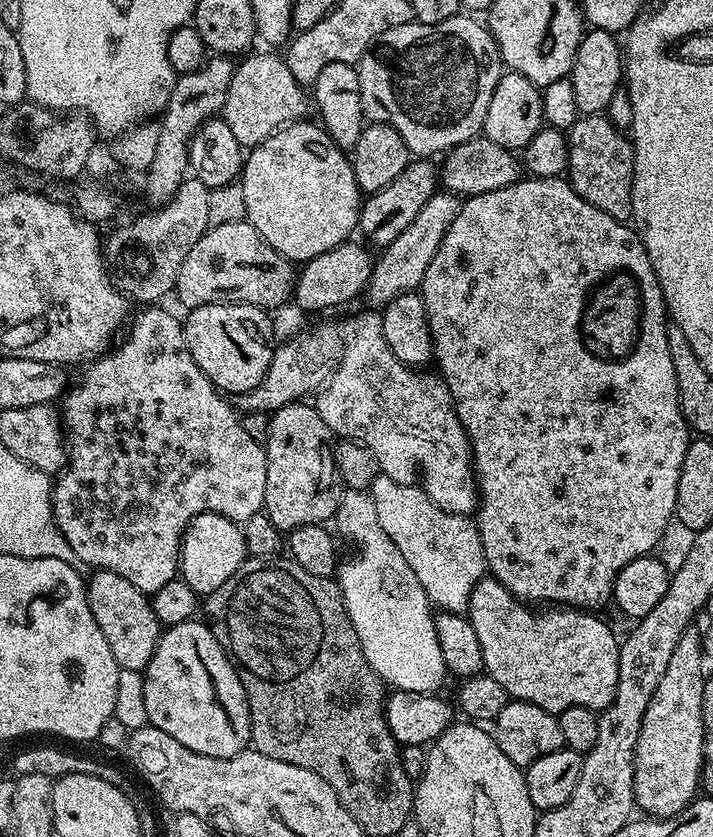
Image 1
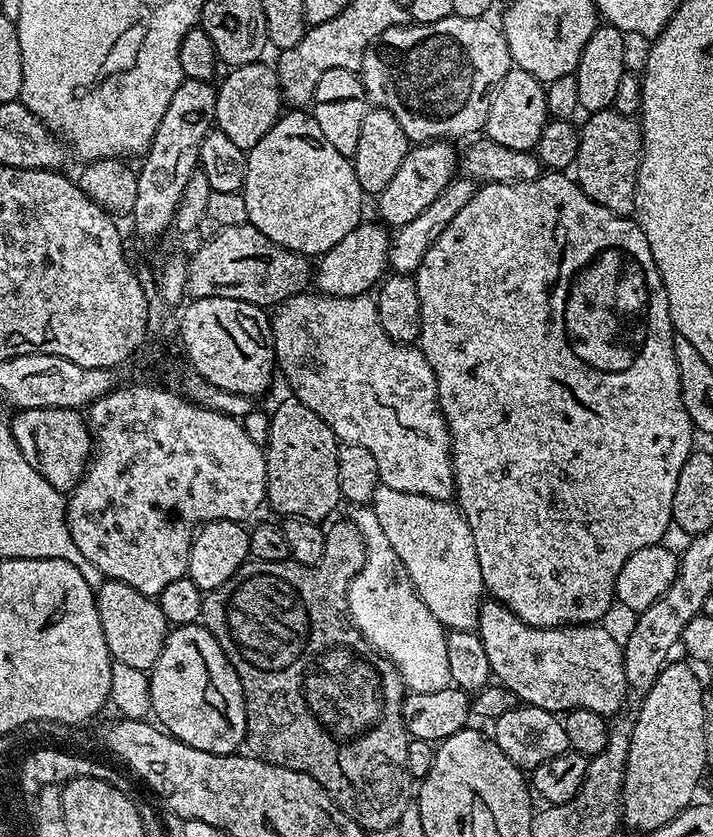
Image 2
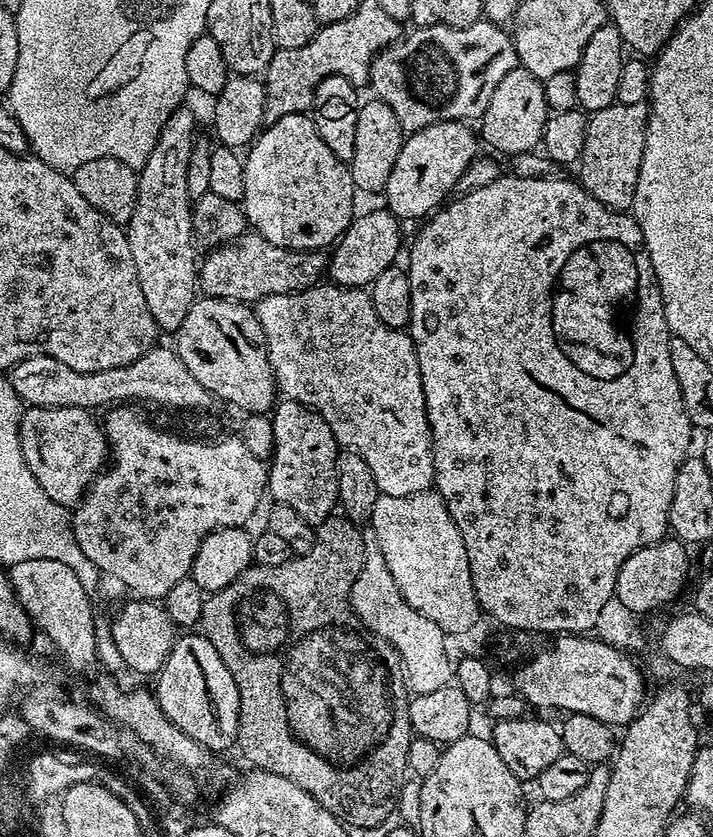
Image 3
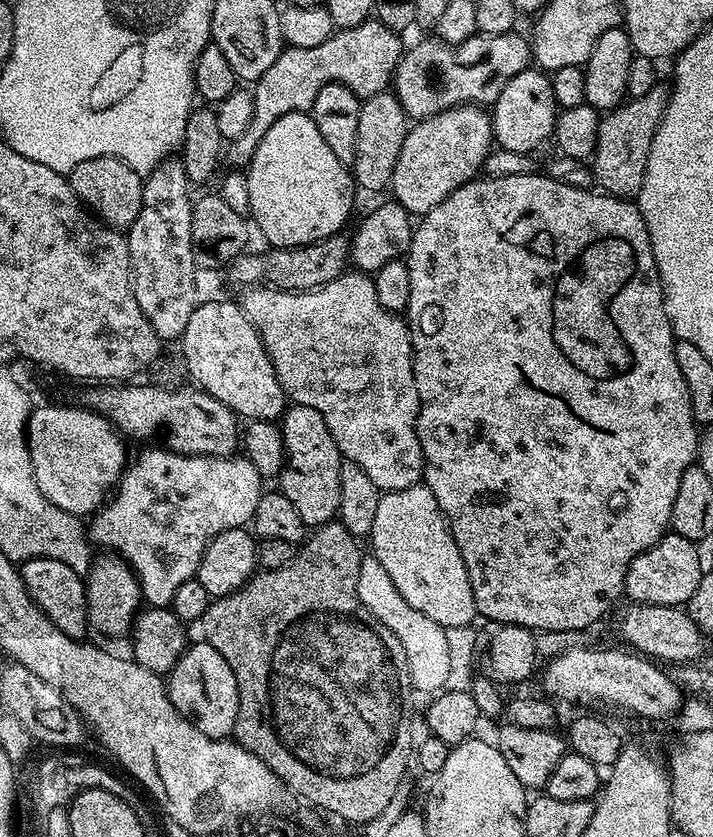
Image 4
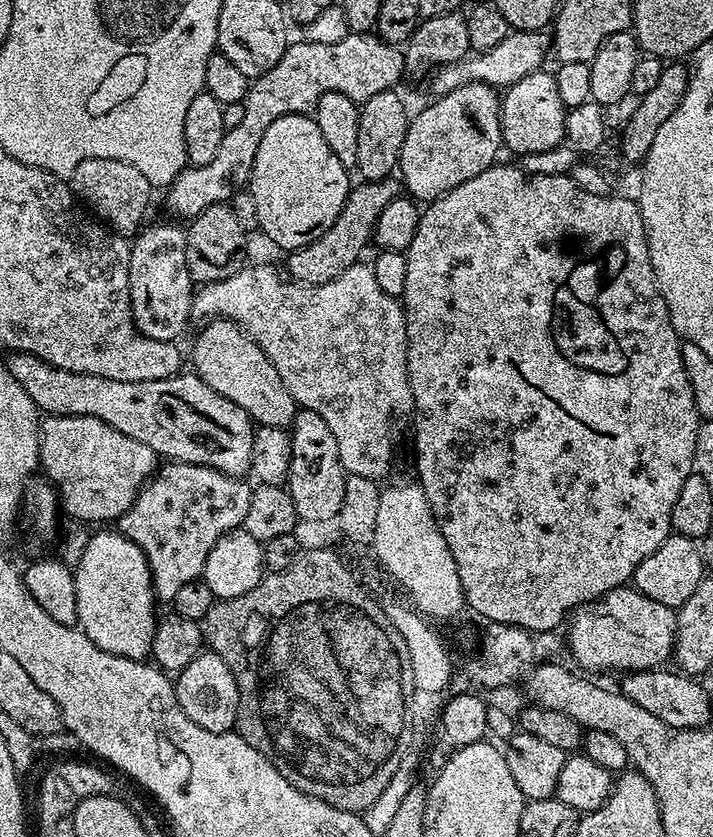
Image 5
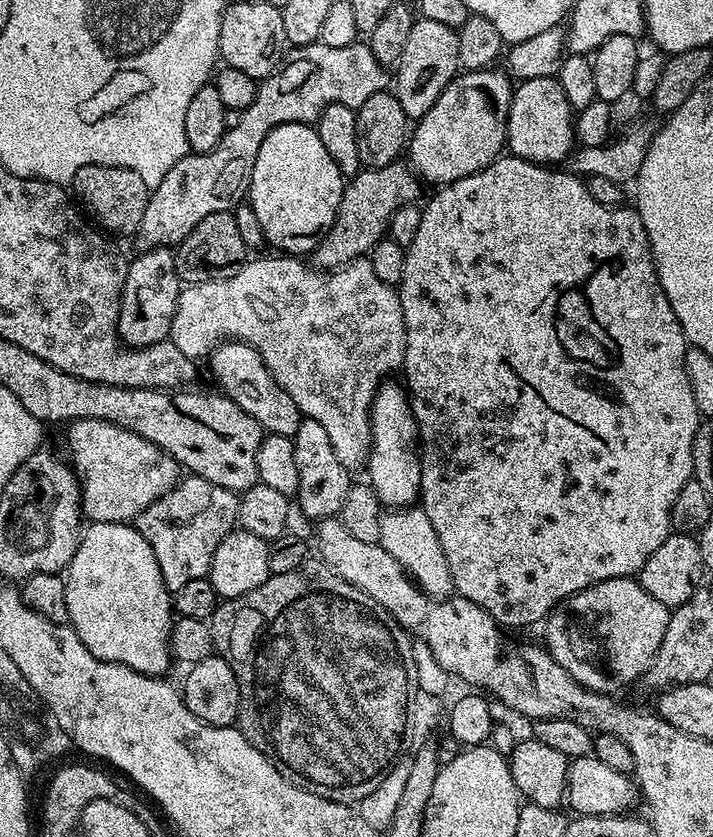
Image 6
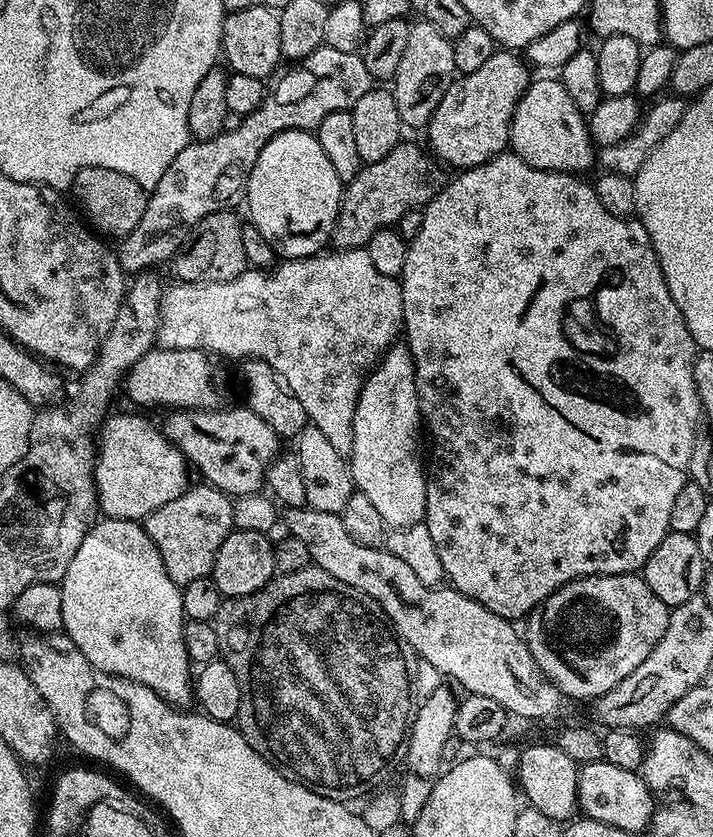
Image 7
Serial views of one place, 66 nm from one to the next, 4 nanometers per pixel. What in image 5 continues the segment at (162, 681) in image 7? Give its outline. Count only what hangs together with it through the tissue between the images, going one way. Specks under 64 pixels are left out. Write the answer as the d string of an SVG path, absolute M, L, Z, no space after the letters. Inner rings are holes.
M96 530L89 535L86 542L86 550L82 554L80 561L74 565L74 590L78 598L78 618L76 619L76 624L80 631L86 634L86 638L90 638L90 642L94 642L94 646L98 646L110 654L118 654L131 660L144 660L152 651L152 639L156 633L156 625L158 623L157 613L152 613L158 607L156 594L152 590L152 571L146 562L146 554L142 554L140 547L134 542L130 542L130 538L126 538L119 530L112 530L112 532L100 531L104 530Z

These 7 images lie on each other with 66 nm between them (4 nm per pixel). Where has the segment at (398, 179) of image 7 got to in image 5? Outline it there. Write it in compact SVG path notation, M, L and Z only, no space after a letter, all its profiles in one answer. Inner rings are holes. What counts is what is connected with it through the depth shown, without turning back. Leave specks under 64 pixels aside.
M387 178L360 182L357 188L355 185L349 191L334 226L330 226L330 230L326 230L322 238L310 242L305 248L297 248L287 253L287 275L297 284L325 284L338 278L338 274L342 274L342 270L346 270L351 264L357 263L361 259L360 251L367 246L368 240L370 244L373 239L375 224L382 210L398 196L395 183L397 184L395 179Z

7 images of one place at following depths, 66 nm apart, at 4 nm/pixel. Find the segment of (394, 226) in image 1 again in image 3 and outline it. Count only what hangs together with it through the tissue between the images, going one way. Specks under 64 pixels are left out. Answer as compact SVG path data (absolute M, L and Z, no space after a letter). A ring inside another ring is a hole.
M443 120L411 133L398 151L397 162L383 190L383 199L388 199L386 208L401 222L435 213L456 192L456 183L466 174L466 166L477 159L476 140L478 144L473 125L463 120Z

